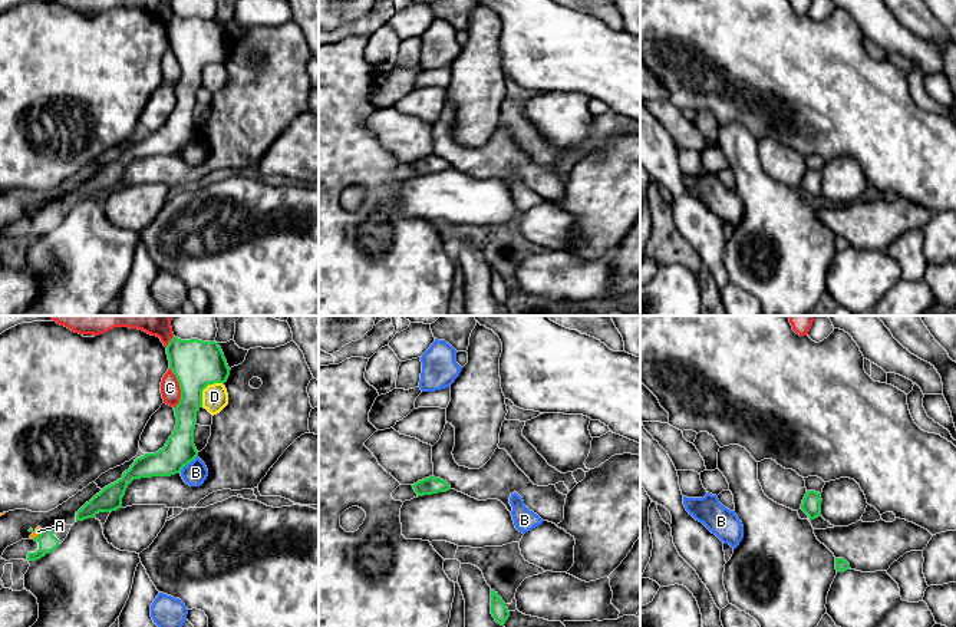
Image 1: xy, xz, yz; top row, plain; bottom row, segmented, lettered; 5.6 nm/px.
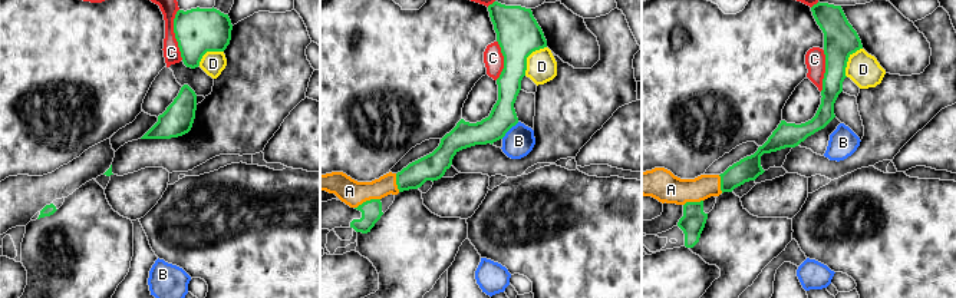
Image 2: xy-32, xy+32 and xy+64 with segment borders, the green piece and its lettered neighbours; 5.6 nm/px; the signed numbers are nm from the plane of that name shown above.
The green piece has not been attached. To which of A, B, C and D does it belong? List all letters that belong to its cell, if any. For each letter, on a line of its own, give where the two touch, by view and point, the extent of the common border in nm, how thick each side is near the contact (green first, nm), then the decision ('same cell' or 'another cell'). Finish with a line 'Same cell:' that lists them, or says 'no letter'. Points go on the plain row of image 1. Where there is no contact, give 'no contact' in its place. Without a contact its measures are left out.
A: xy (38, 214) | 80 nm | 110/40 nm | same cell
B: xy (188, 141) | 140 nm | 170/140 nm | another cell
C: xy (180, 66) | 240 nm | 260/110 nm | another cell
D: xy (204, 66) | 180 nm | 260/140 nm | another cell
Same cell: A

